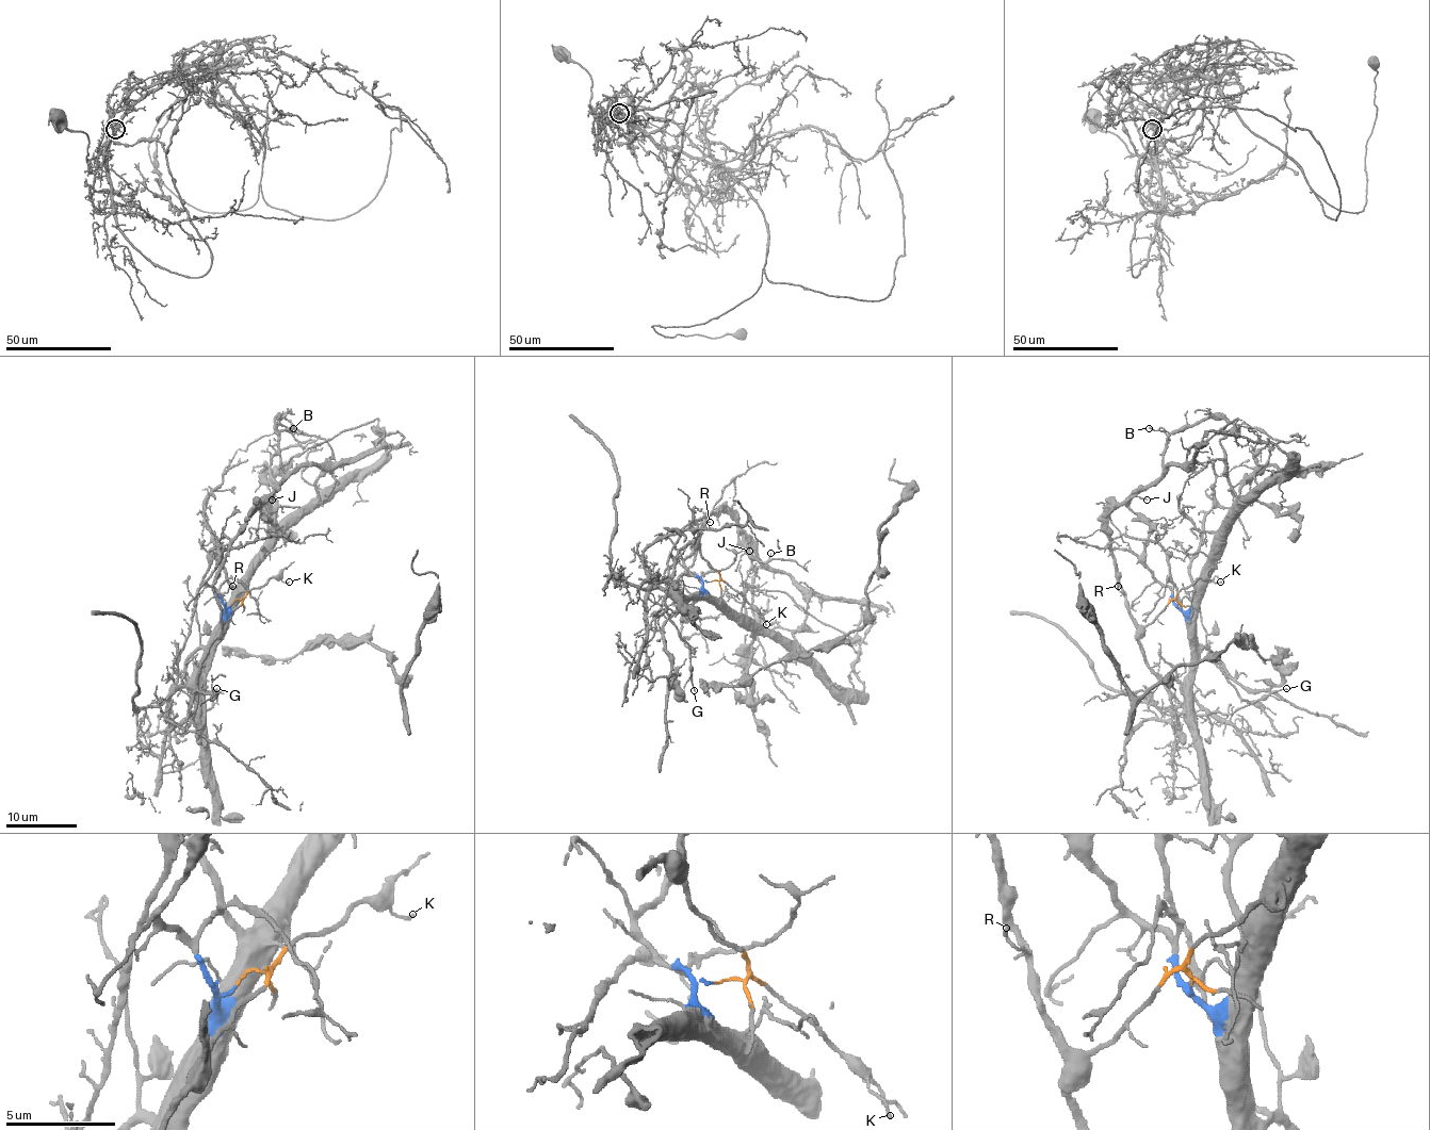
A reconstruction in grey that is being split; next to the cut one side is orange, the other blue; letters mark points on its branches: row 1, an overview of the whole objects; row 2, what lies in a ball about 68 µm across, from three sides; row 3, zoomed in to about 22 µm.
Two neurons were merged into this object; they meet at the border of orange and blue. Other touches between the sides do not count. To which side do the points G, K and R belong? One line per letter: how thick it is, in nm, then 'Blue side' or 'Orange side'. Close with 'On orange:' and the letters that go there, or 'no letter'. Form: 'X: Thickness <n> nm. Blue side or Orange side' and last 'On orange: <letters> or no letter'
G: Thickness 110 nm. Orange side
K: Thickness 110 nm. Orange side
R: Thickness 120 nm. Orange side
On orange: G, K, R

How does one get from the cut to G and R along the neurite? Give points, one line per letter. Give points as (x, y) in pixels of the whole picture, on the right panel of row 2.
G: (1177, 604), (1174, 599), (1143, 628), (1138, 645), (1149, 668), (1190, 713), (1235, 713), (1286, 688)
R: (1177, 604), (1174, 599), (1151, 622), (1140, 625), (1130, 612), (1126, 596), (1117, 586)

